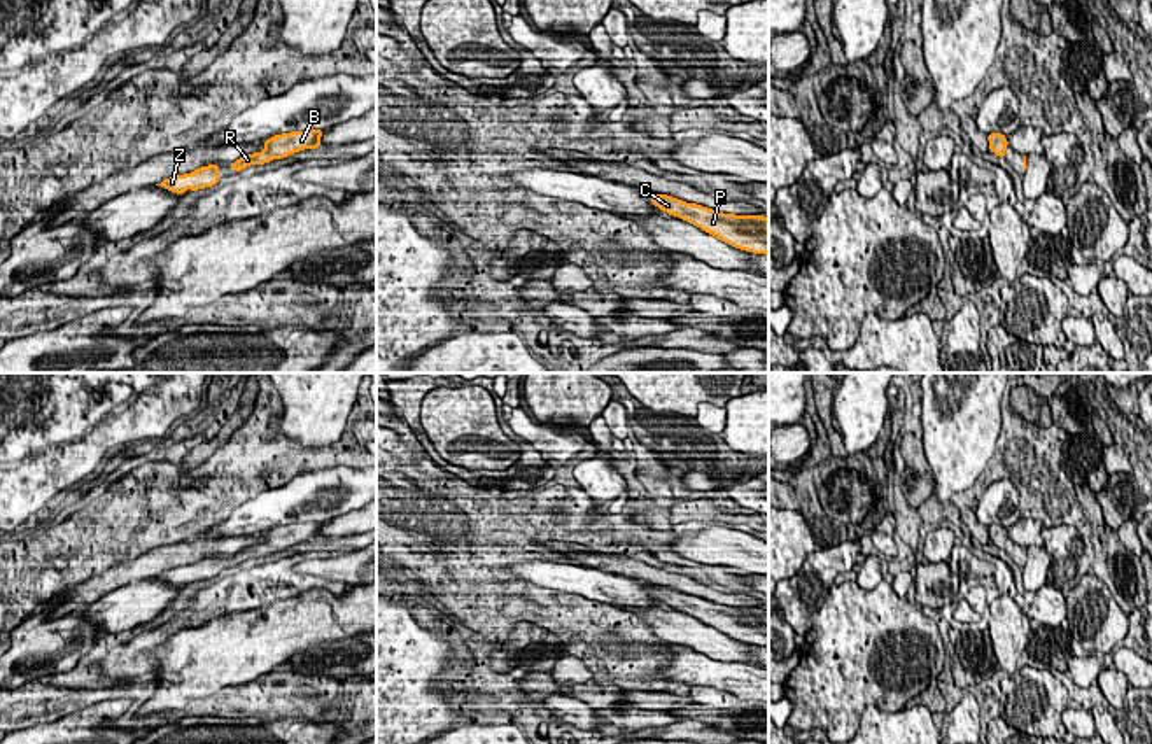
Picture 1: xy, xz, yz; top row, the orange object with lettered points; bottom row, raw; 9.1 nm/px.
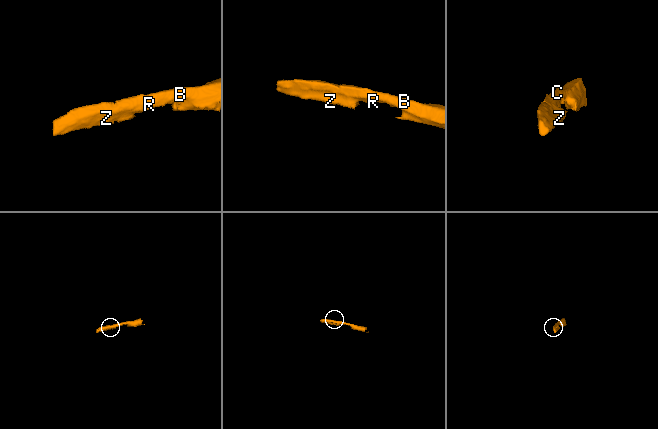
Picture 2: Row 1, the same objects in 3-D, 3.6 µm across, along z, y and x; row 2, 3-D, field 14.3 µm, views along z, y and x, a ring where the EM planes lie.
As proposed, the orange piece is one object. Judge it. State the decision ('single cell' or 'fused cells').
single cell

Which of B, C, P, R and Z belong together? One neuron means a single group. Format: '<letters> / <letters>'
B C P R Z

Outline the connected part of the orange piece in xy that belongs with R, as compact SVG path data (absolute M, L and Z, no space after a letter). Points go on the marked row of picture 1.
M306 130L306 131L291 131L275 135L263 144L264 151L243 156L229 165L229 170L242 172L250 165L264 165L273 159L282 159L291 156L292 152L299 152L305 149L319 149L322 130Z

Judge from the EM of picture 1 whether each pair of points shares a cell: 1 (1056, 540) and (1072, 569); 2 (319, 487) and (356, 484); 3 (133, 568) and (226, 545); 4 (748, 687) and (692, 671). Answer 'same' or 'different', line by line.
1: same
2: same
3: same
4: same

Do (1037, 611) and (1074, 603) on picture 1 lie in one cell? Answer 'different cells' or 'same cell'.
different cells

